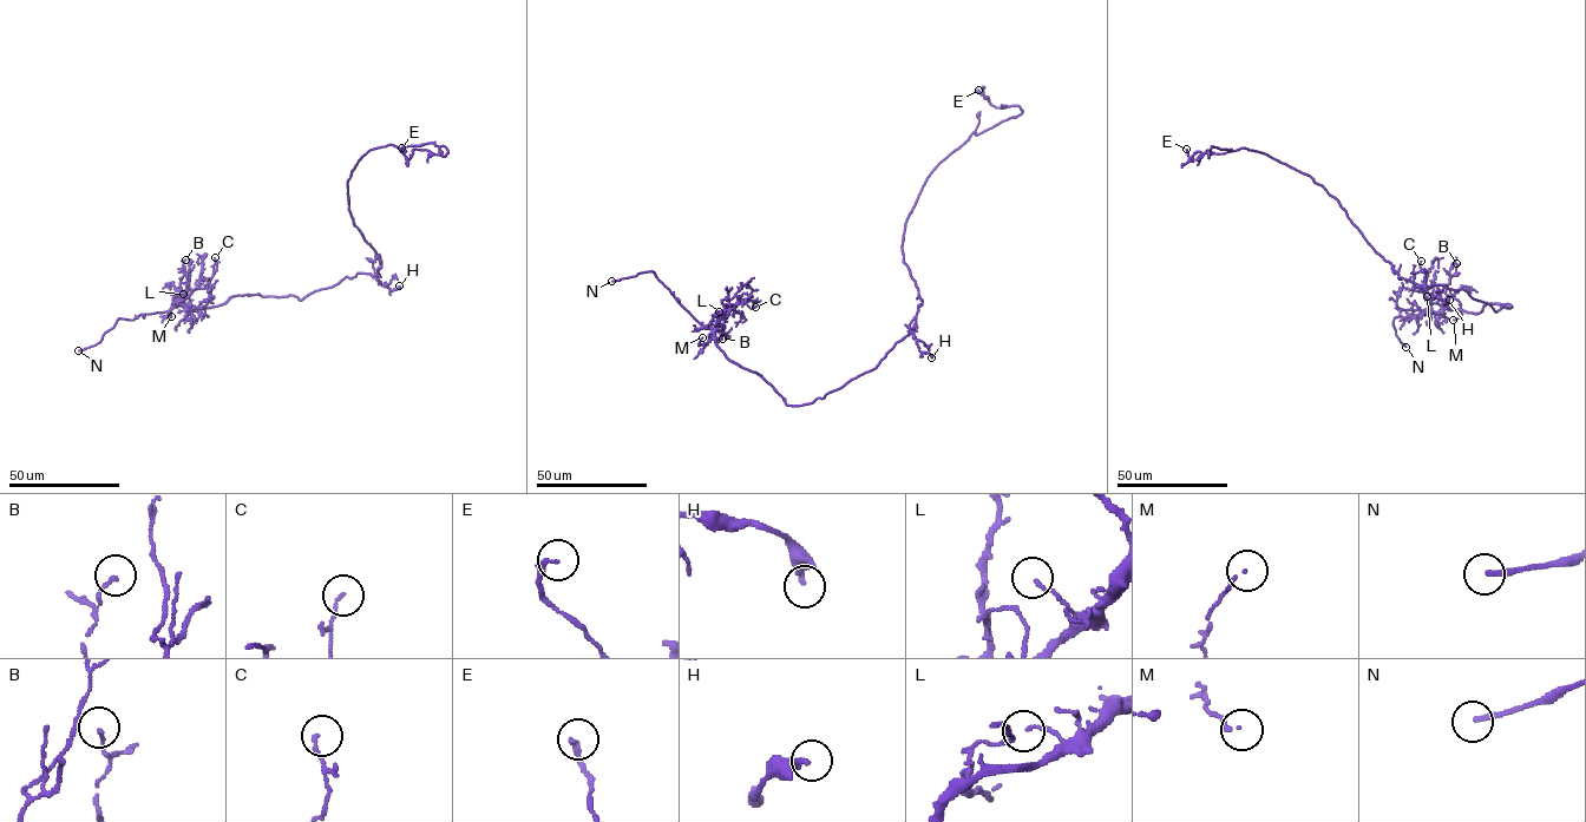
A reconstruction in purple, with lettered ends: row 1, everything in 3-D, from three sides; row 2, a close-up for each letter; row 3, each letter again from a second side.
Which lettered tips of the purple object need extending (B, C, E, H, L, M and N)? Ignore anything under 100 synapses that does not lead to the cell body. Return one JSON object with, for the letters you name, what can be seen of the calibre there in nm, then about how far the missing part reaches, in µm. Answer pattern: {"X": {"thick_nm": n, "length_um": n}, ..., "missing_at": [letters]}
{"N": {"thick_nm": 190, "length_um": 25}, "missing_at": ["N"]}

